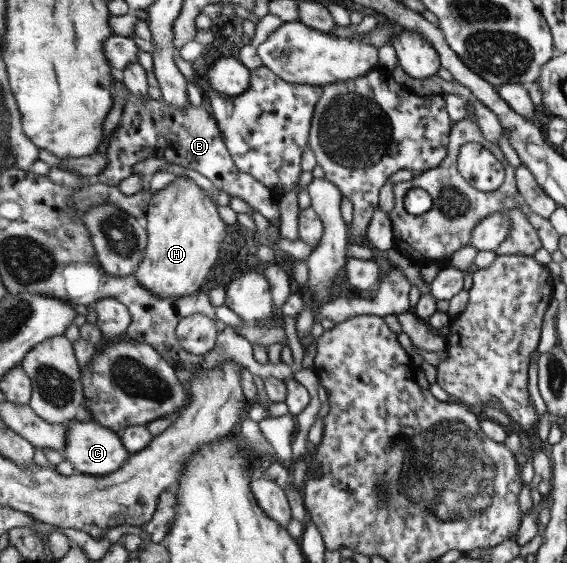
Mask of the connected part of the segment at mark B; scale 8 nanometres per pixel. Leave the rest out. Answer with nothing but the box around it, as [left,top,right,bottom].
[97,90,281,225]

